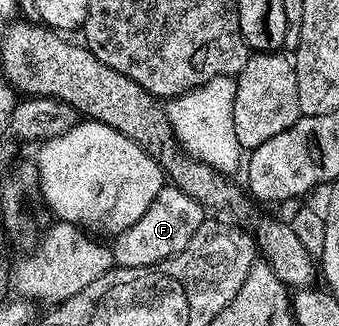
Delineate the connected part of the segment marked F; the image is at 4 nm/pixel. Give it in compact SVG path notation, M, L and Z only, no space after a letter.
M168 184L155 196L153 203L149 203L149 211L133 223L123 233L114 238L115 245L110 246L115 265L121 269L129 267L145 267L157 265L159 262L176 257L193 239L193 235L203 226L205 210L196 203L184 189L178 189L176 185Z

